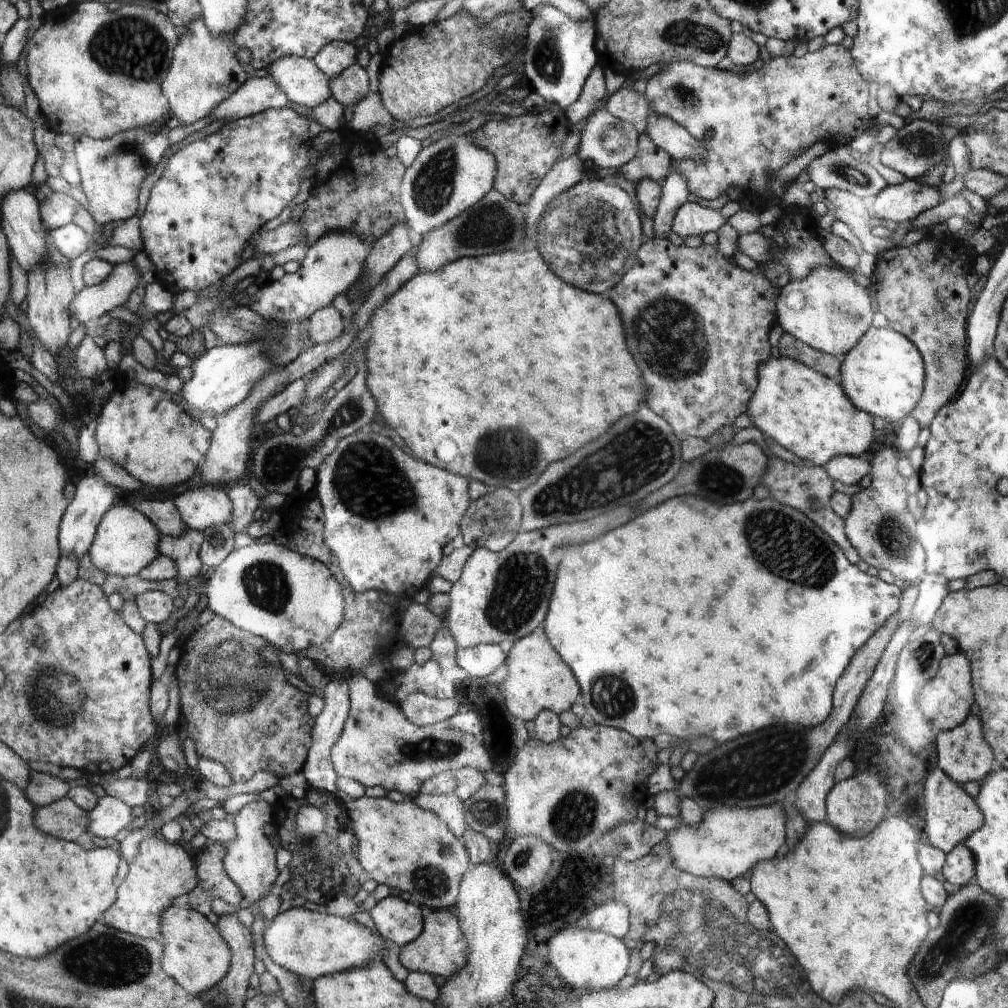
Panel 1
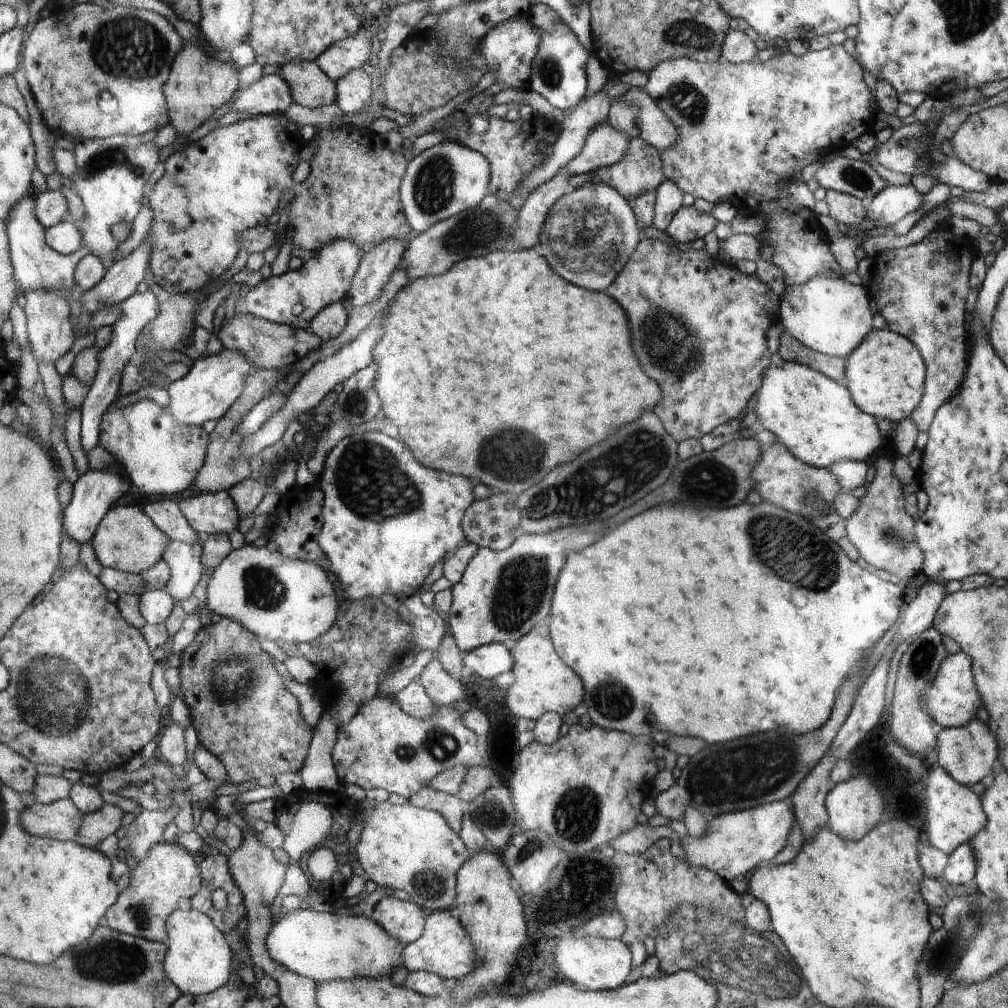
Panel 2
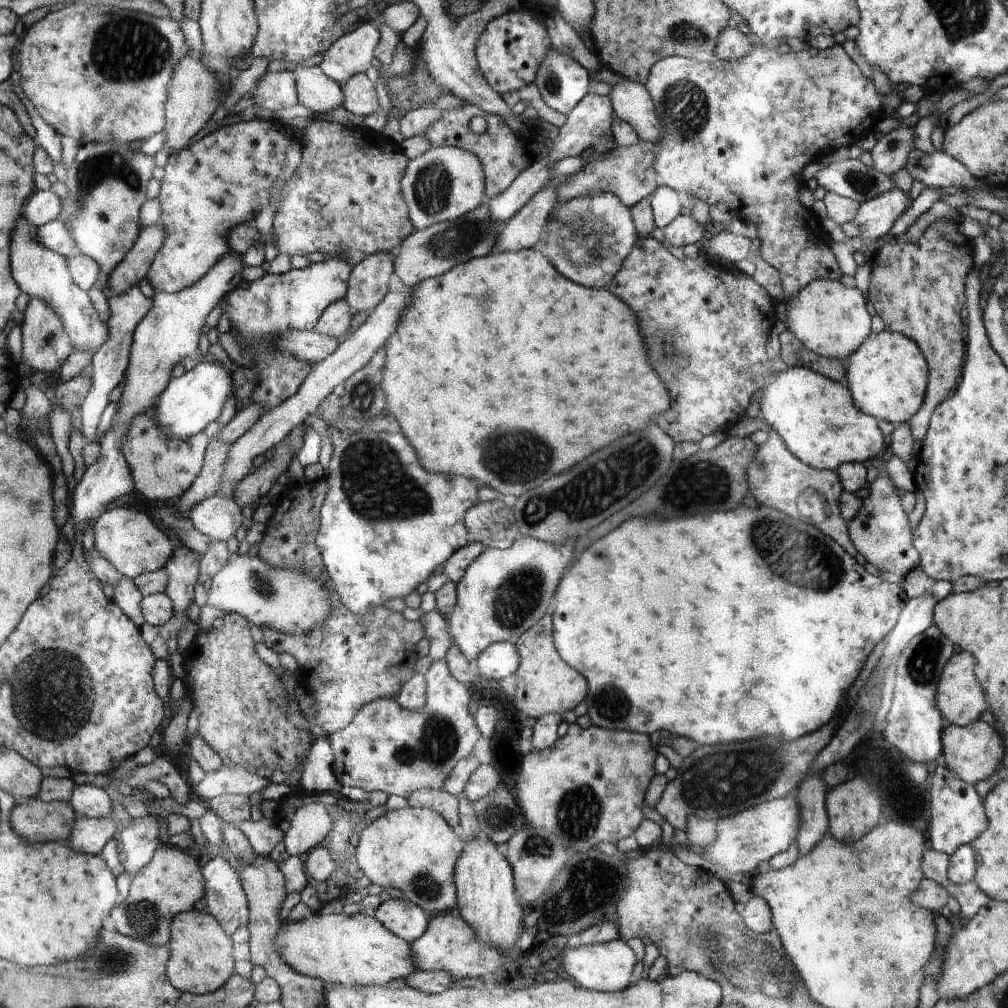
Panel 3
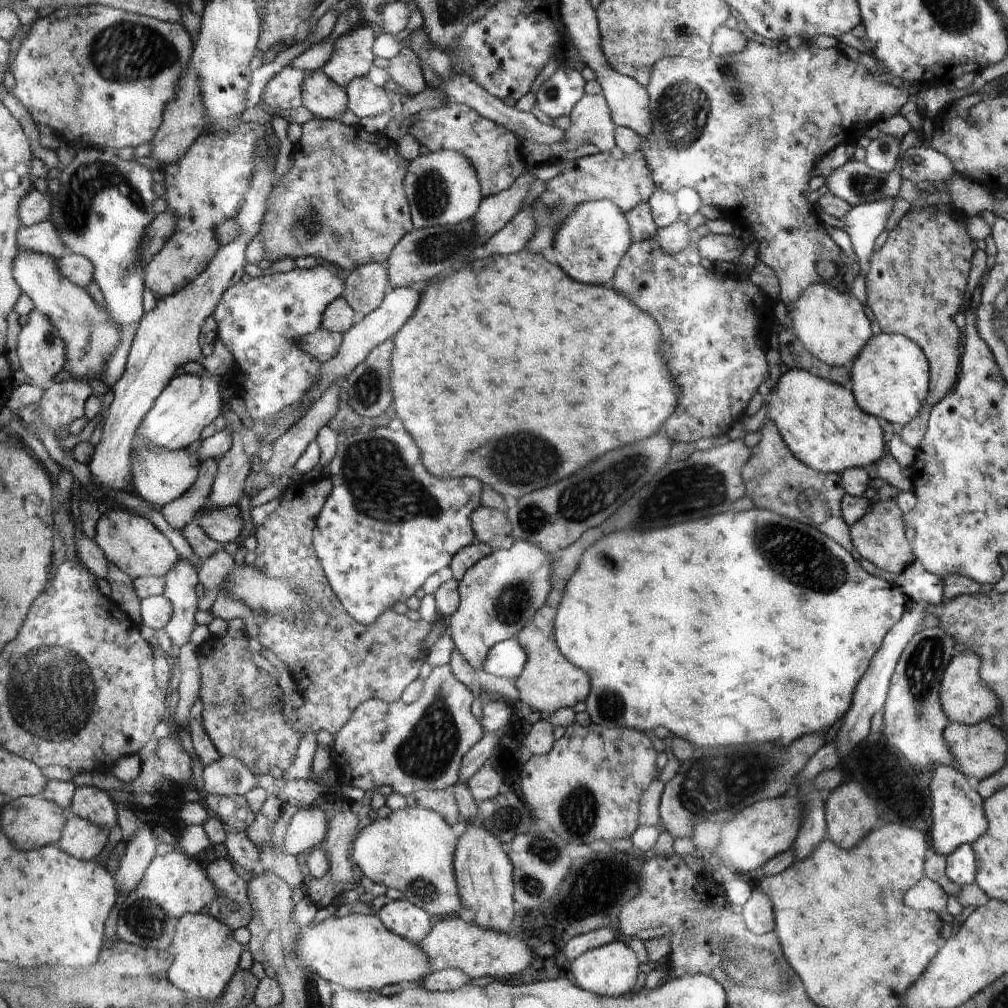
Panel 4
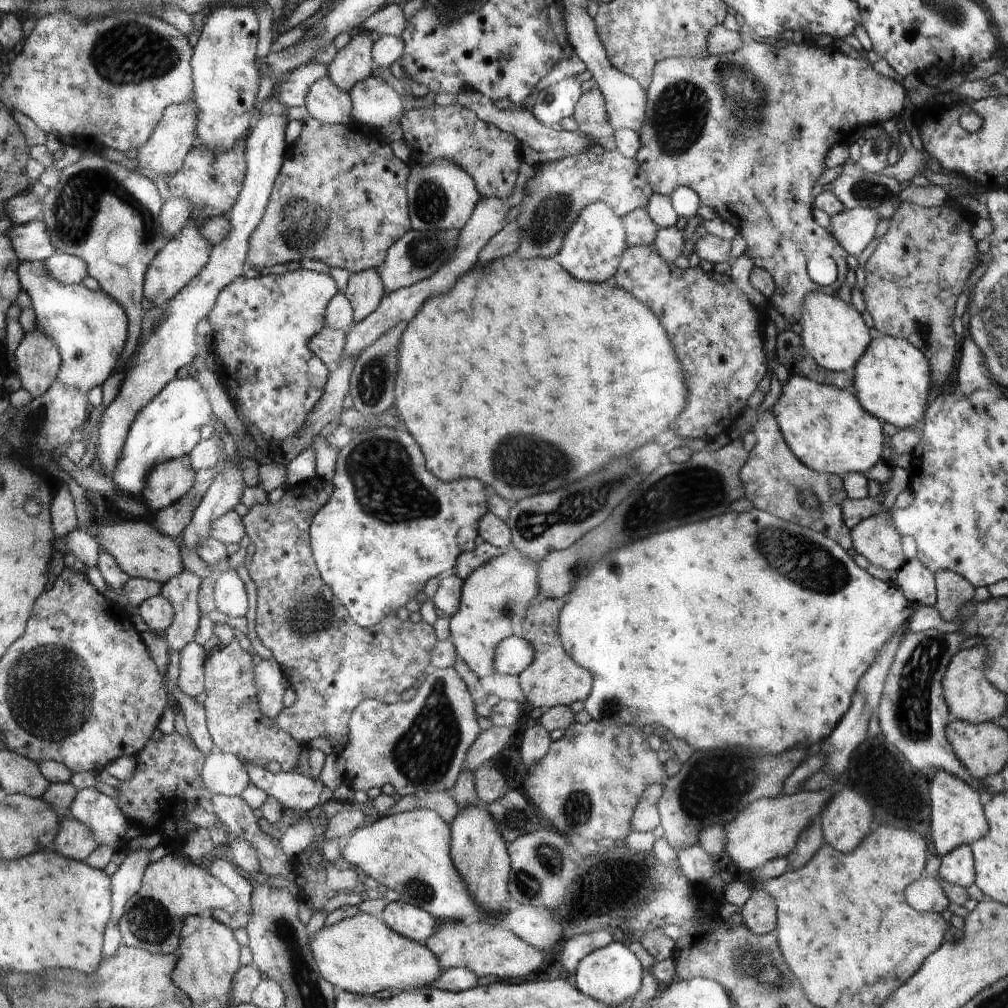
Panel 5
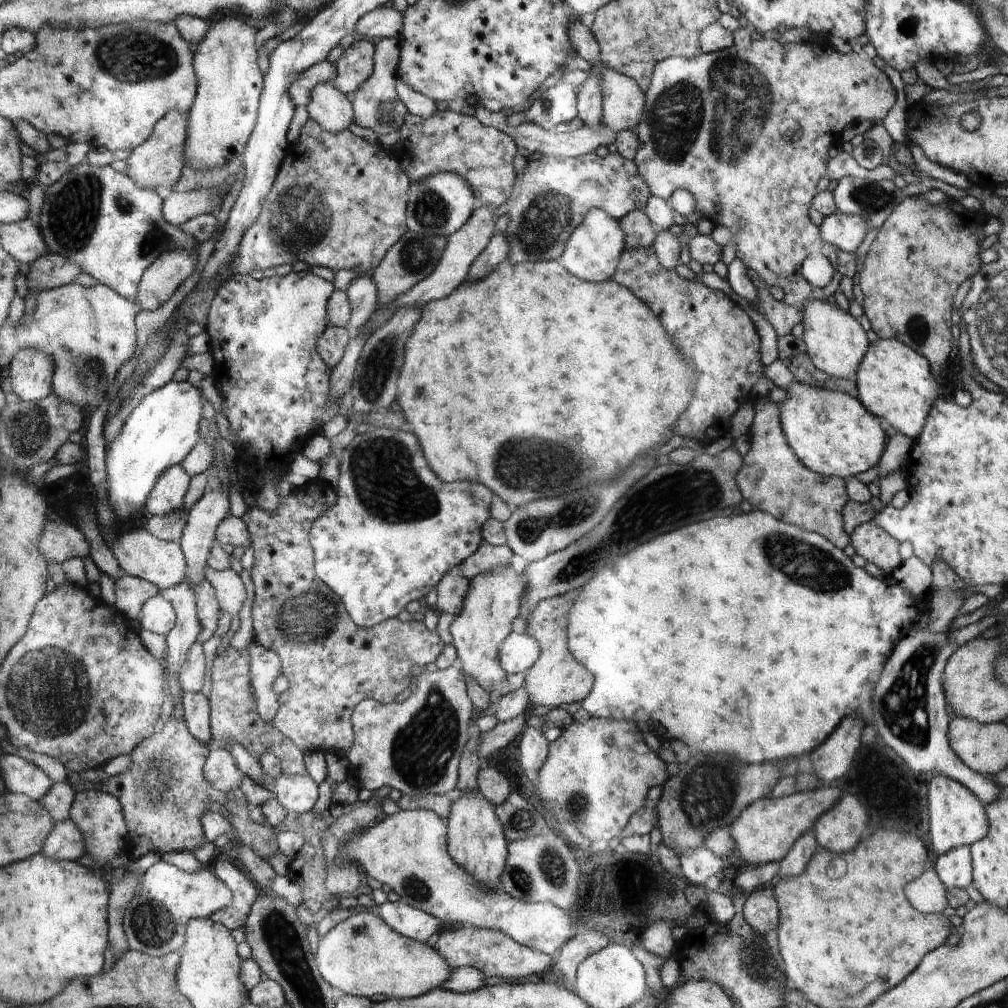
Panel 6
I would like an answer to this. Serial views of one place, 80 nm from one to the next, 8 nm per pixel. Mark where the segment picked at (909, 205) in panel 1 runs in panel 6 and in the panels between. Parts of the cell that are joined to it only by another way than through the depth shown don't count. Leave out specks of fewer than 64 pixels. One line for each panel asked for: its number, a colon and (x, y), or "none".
2: (895, 202)
3: (876, 217)
4: (863, 223)
5: (853, 228)
6: (846, 232)

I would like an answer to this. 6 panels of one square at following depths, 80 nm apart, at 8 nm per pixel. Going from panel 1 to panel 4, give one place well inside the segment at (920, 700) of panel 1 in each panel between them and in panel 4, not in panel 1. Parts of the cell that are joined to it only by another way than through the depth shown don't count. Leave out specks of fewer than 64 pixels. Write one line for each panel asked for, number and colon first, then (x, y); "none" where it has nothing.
2: (952, 700)
3: (960, 699)
4: (965, 699)

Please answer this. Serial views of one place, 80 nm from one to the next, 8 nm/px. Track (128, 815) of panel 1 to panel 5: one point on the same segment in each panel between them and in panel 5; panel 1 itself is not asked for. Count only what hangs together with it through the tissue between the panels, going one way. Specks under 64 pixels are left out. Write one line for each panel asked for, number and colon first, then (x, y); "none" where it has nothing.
2: (100, 825)
3: (89, 835)
4: (83, 839)
5: (74, 840)

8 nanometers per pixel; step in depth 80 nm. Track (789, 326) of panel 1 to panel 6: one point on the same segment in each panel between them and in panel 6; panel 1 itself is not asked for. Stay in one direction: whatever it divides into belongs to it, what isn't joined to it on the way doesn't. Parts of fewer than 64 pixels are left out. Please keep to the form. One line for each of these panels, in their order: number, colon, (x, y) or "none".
2: (831, 315)
3: (829, 318)
4: (832, 325)
5: (833, 332)
6: (836, 343)

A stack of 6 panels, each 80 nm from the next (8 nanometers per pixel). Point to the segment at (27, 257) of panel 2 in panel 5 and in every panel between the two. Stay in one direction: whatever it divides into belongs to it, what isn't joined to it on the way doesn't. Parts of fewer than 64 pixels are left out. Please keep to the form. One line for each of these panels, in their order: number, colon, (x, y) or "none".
3: (42, 273)
4: (91, 334)
5: (90, 328)

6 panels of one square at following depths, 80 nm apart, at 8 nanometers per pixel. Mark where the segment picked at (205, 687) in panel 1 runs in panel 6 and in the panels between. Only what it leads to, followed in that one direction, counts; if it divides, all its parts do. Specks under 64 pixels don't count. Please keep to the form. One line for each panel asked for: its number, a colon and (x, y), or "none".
2: (243, 714)
3: (241, 701)
4: (237, 716)
5: (235, 721)
6: (234, 717)

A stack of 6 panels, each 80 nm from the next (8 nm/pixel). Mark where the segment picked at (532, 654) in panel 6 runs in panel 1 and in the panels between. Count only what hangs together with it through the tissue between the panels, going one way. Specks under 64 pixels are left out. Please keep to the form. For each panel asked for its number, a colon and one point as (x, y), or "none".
1: (480, 660)
2: (489, 660)
3: (501, 659)
4: (508, 659)
5: (513, 655)

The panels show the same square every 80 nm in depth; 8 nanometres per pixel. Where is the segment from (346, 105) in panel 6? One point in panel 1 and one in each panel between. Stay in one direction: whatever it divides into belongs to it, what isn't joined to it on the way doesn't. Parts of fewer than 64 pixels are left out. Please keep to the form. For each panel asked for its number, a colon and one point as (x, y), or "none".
1: (303, 82)
2: (310, 86)
3: (317, 91)
4: (322, 96)
5: (326, 102)

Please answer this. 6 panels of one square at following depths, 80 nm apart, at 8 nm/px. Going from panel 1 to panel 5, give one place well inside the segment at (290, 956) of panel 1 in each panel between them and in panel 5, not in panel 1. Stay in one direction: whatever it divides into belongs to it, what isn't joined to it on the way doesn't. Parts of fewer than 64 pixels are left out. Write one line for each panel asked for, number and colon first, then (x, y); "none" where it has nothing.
2: (322, 946)
3: (353, 950)
4: (356, 951)
5: (361, 954)

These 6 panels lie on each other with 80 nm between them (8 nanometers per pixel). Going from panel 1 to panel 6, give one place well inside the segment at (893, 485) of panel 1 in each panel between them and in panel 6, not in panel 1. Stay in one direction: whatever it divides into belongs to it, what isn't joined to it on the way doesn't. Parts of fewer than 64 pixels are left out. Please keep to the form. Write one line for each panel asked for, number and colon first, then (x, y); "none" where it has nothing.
2: (880, 528)
3: (880, 531)
4: (878, 536)
5: (876, 538)
6: (872, 542)

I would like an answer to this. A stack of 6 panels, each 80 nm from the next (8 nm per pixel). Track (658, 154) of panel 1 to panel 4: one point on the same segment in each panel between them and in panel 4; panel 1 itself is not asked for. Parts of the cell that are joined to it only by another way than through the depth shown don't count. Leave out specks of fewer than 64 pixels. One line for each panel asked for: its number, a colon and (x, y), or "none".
2: (641, 169)
3: (628, 172)
4: (626, 179)

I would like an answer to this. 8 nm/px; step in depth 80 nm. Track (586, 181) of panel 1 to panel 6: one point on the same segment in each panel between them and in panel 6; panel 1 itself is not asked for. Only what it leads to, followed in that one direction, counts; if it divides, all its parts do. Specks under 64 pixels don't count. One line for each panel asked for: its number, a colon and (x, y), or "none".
2: (589, 235)
3: (588, 238)
4: (596, 237)
5: (592, 248)
6: (593, 251)

